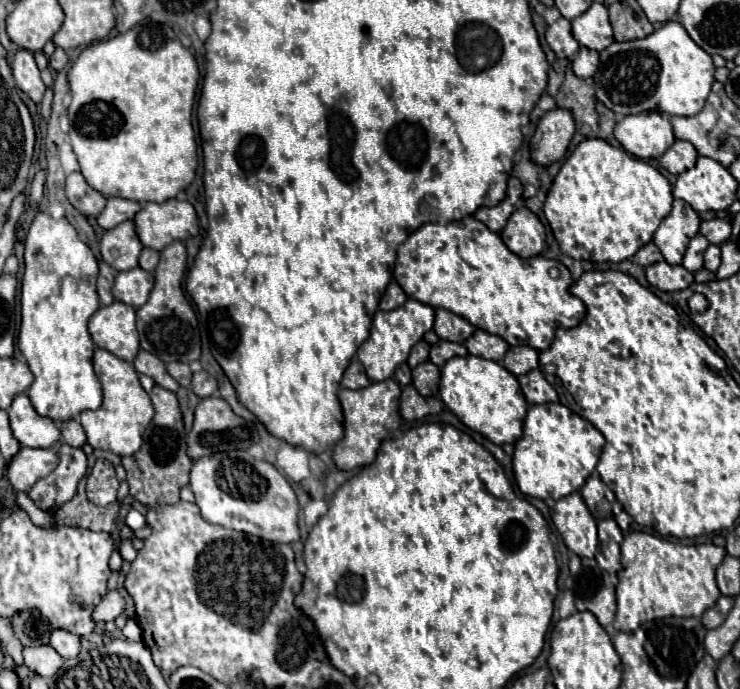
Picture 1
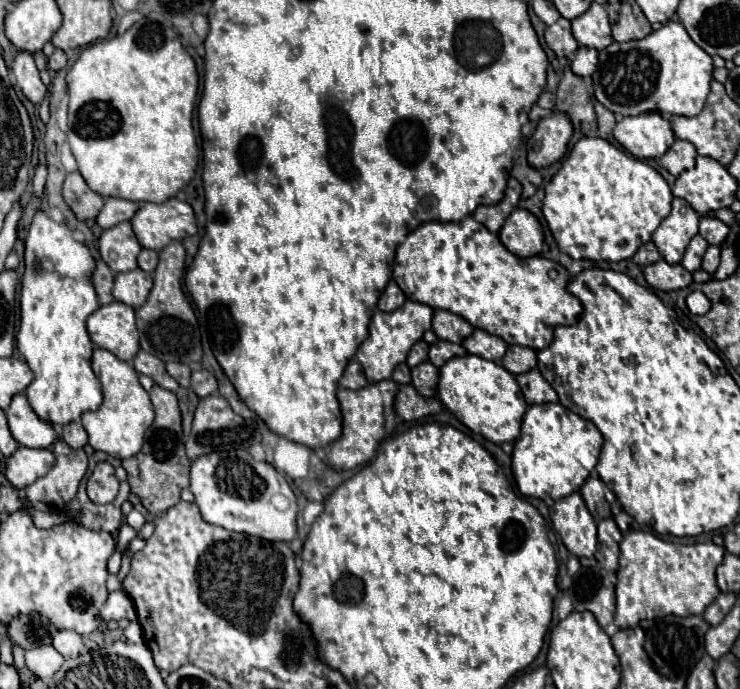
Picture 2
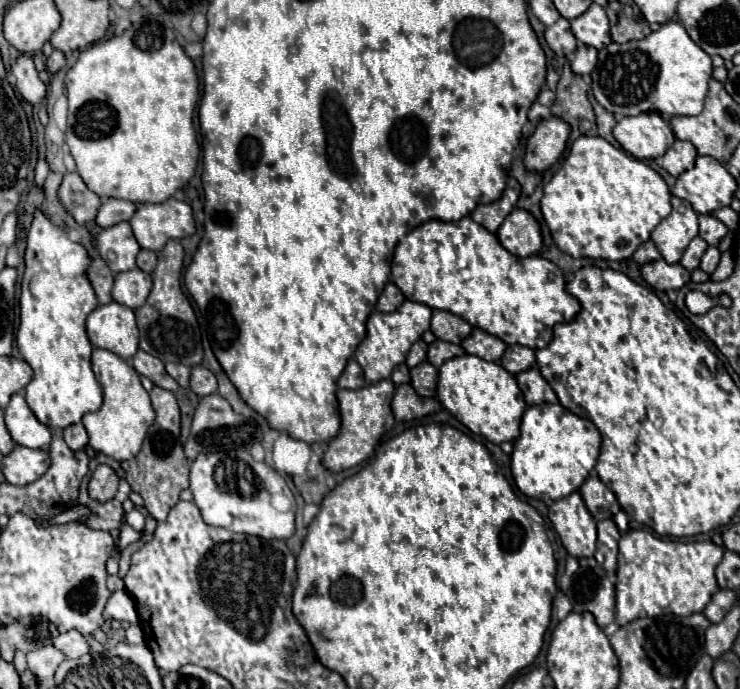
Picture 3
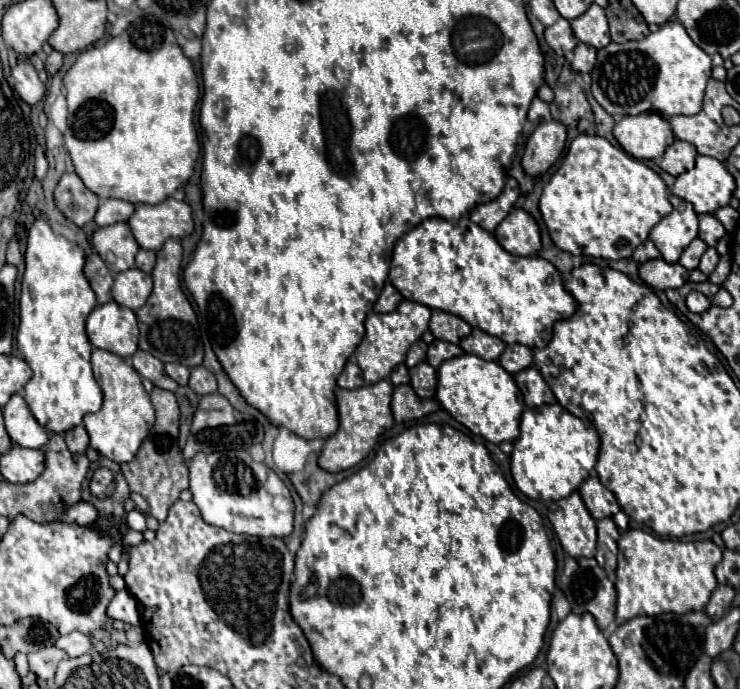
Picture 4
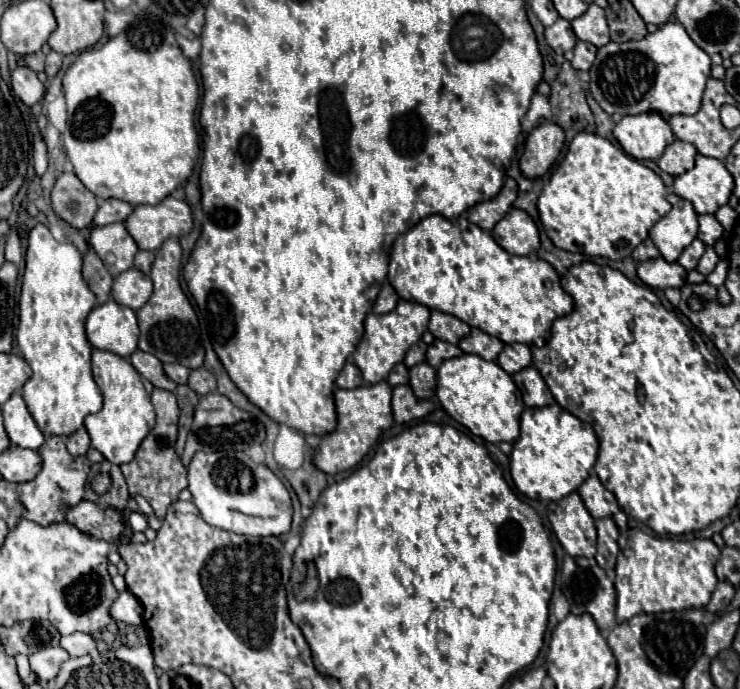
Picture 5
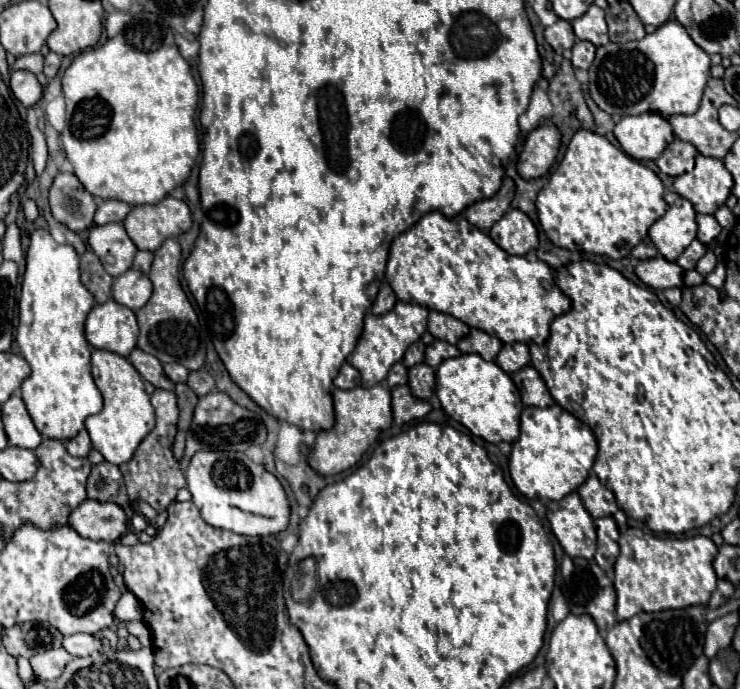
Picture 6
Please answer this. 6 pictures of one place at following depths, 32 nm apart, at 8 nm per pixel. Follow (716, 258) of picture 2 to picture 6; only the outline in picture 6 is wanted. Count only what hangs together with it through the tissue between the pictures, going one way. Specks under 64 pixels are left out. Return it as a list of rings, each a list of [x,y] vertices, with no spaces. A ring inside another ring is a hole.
[[[708,250],[708,252],[700,258],[700,262],[696,264],[696,272],[702,274],[702,276],[706,276],[706,274],[710,274],[710,272],[714,270],[714,266],[716,266],[716,256],[714,256],[712,250]]]

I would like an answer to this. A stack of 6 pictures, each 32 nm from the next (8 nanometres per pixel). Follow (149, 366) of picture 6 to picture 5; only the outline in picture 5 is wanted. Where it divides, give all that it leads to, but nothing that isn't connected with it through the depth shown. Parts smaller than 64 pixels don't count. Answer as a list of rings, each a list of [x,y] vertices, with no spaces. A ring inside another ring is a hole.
[[[136,350],[130,356],[130,362],[140,372],[140,376],[150,380],[156,388],[162,388],[162,390],[174,390],[176,388],[176,384],[164,374],[162,362],[156,356],[152,356],[148,352],[142,352],[142,350]]]

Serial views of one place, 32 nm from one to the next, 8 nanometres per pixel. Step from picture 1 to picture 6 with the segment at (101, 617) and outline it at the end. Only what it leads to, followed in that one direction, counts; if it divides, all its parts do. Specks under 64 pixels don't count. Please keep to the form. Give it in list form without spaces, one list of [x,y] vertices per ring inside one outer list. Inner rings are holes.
[[[124,592],[116,604],[114,614],[118,620],[124,620],[124,622],[140,620],[144,614],[144,608],[140,608],[140,600],[136,600],[136,596],[132,596],[132,592]]]

